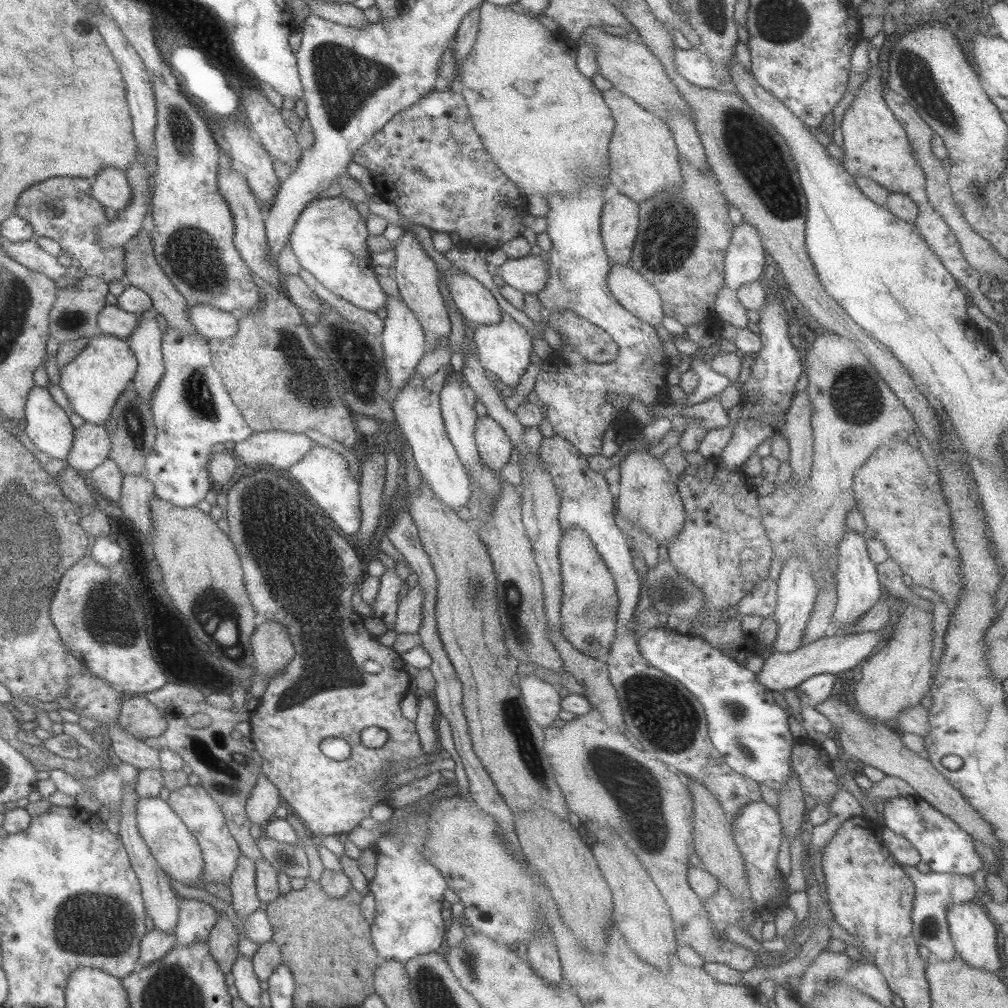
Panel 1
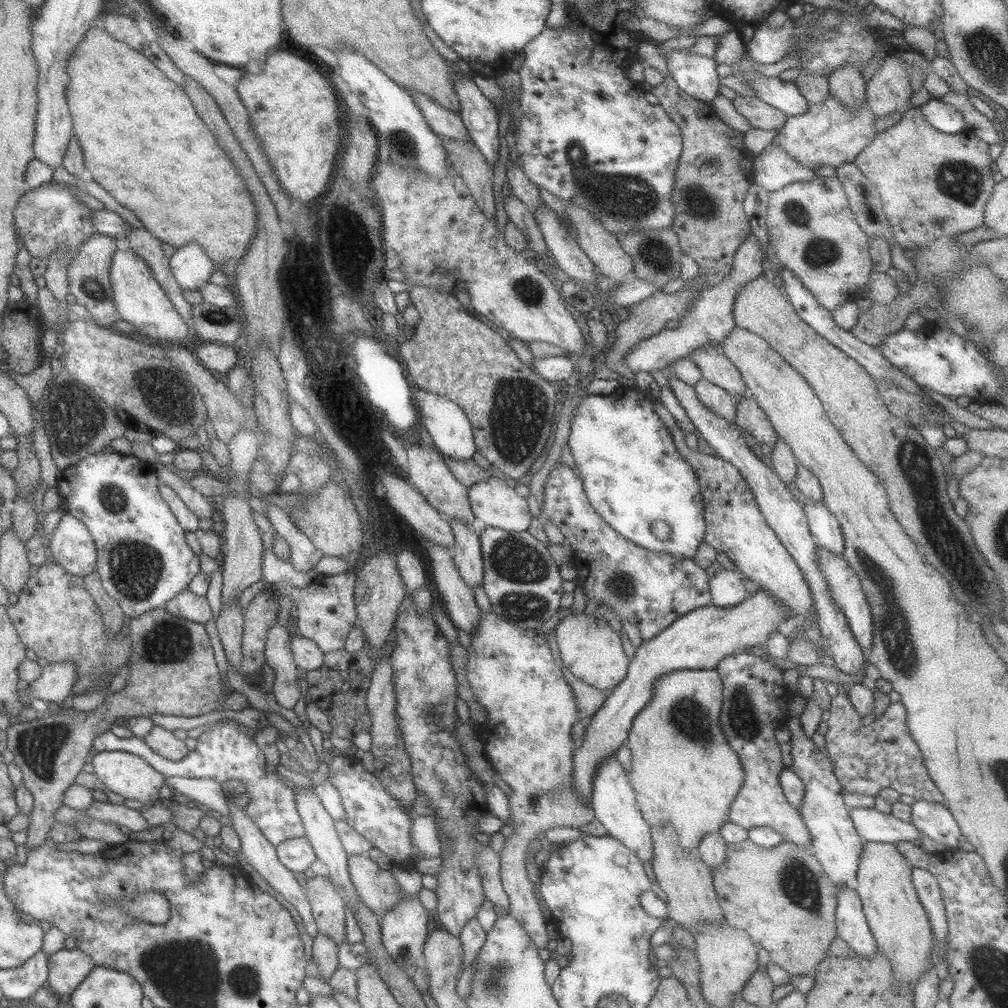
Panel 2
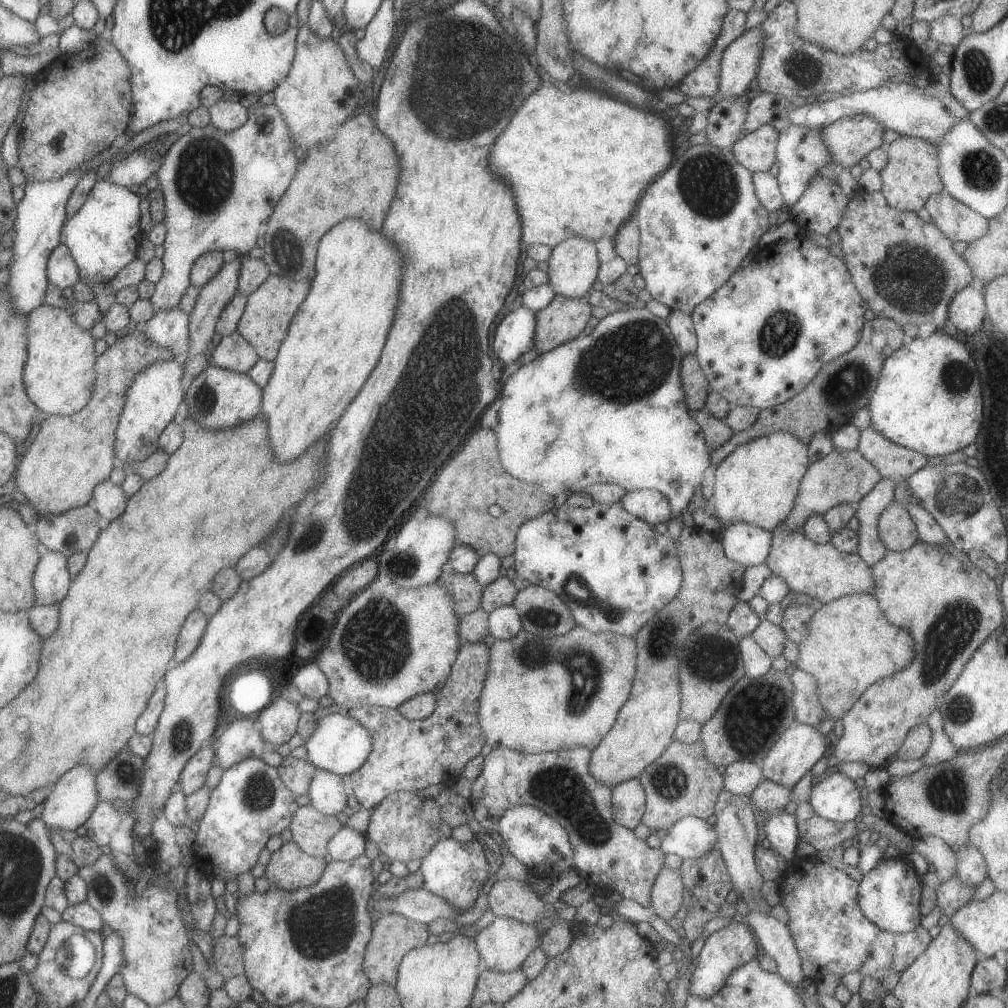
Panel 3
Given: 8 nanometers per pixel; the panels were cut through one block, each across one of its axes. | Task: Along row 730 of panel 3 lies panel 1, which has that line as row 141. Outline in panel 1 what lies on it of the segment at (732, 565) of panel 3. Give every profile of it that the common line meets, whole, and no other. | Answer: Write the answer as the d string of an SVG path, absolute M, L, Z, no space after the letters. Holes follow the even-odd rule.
M614 87L601 90L601 95L615 120L614 132L610 137L610 186L638 204L664 188L672 190L680 186L681 156L665 120L648 112Z

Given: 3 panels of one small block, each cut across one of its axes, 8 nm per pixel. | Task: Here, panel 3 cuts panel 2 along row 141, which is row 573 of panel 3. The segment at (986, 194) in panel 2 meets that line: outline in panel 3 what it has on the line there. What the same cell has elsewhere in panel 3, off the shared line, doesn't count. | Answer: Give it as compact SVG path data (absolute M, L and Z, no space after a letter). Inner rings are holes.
M918 540L909 550L888 551L881 562L871 567L871 572L875 581L875 592L872 594L878 600L885 618L912 636L916 654L907 668L874 682L842 718L844 733L834 748L832 768L837 768L835 766L838 763L842 765L855 761L868 767L888 769L903 746L908 732L914 726L927 723L927 717L938 705L938 700L960 677L963 667L974 652L1001 630L1002 622L1007 618L999 598L999 581L988 578L971 564L967 553L953 548L952 544L949 544L946 551L942 551Z

